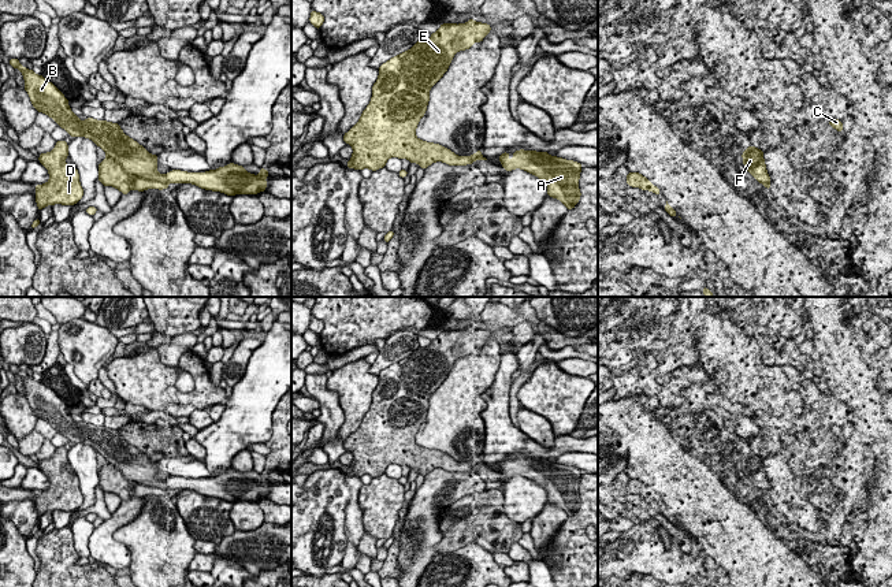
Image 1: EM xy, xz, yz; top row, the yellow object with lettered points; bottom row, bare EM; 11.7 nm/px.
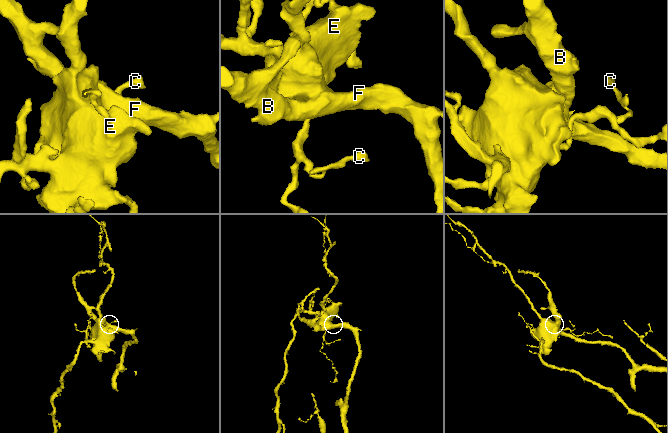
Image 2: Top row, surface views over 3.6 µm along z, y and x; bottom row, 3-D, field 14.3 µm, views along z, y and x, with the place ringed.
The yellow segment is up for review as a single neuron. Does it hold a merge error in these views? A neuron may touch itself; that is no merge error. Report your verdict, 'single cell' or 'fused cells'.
fused cells

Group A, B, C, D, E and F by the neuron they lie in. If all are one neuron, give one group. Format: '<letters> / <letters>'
A B F / C D E

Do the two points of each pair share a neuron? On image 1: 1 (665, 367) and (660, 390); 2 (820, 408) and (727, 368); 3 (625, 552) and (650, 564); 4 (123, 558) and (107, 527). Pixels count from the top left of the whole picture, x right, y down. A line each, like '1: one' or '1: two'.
1: one
2: one
3: one
4: one

